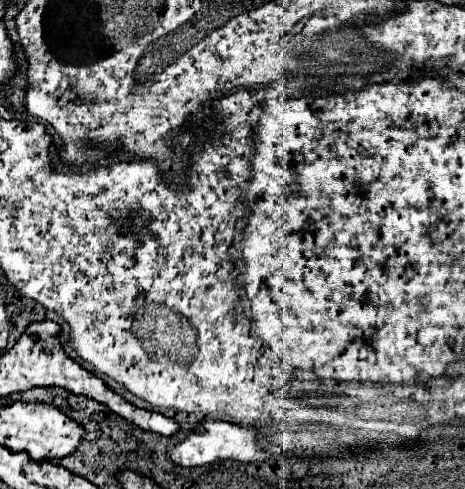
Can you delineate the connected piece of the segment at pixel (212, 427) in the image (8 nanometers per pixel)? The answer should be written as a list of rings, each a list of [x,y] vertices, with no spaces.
[[[207,418],[205,422],[201,422],[199,426],[193,428],[193,432],[187,434],[187,438],[179,444],[175,444],[173,448],[169,448],[169,458],[173,460],[173,464],[179,466],[203,466],[203,464],[211,464],[215,460],[241,460],[241,462],[261,462],[265,458],[269,458],[267,452],[263,452],[255,442],[257,442],[257,430],[251,428],[243,428],[237,424],[229,424],[229,422],[221,422],[221,420],[211,420]]]

